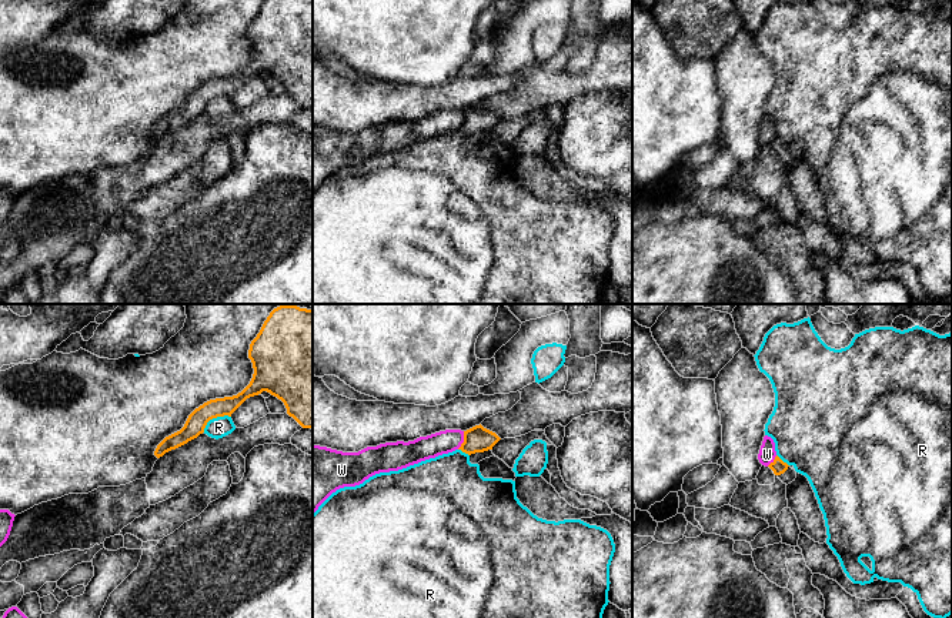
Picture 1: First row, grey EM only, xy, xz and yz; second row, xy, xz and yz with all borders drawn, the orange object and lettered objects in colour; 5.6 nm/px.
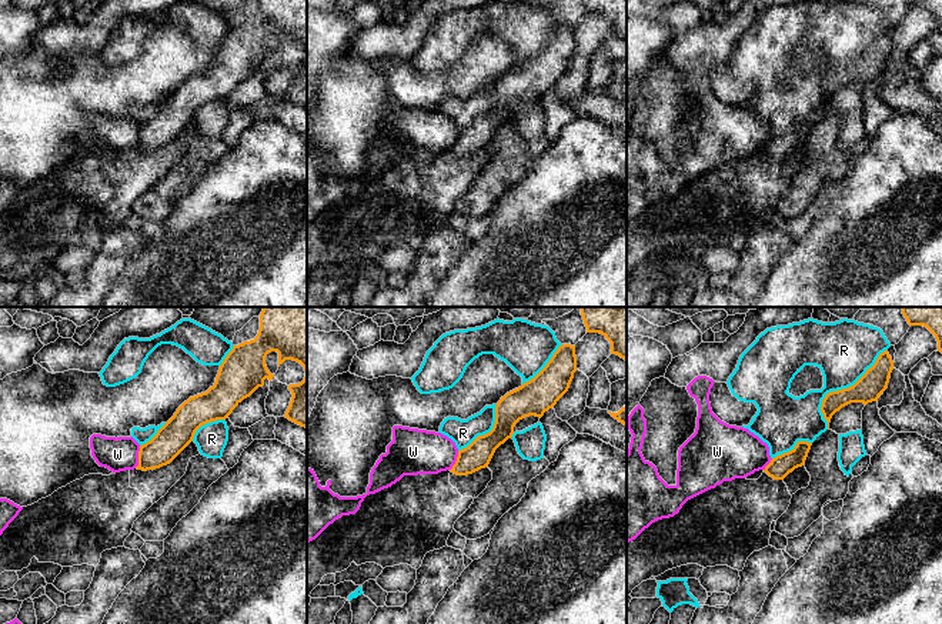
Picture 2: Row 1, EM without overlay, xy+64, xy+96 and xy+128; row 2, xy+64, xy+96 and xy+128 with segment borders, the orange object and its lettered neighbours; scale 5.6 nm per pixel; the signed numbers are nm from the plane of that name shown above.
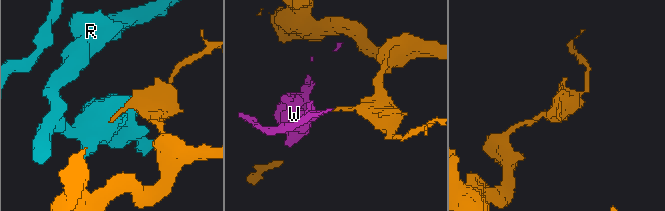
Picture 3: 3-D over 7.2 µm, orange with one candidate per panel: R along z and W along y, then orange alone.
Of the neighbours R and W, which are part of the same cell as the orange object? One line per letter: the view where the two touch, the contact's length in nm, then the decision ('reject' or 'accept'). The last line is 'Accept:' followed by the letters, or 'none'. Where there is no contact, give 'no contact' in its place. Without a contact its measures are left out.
R: contact in xy; length 180 nm; reject
W: contact in xz; length 110 nm; reject
Accept: none

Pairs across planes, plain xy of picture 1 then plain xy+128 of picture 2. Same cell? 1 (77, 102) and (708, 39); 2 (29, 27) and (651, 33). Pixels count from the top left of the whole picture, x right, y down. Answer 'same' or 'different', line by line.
1: different
2: same

